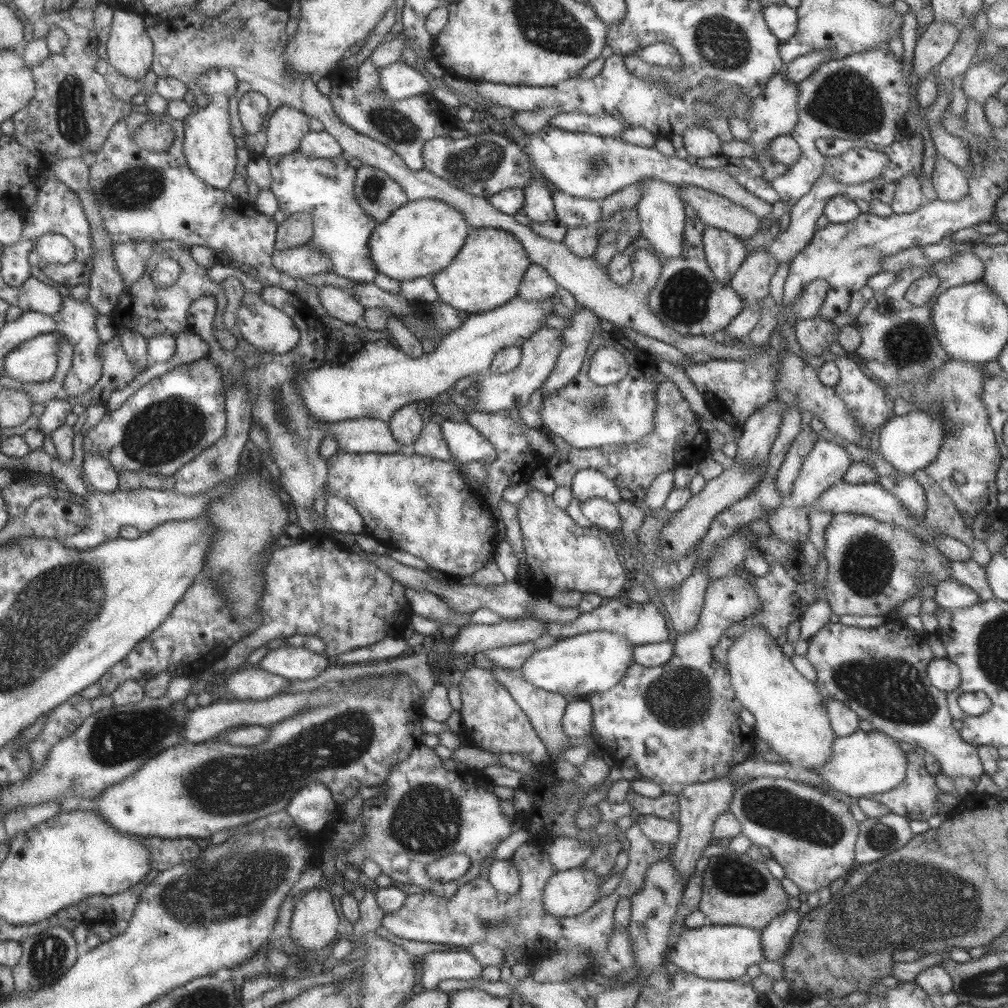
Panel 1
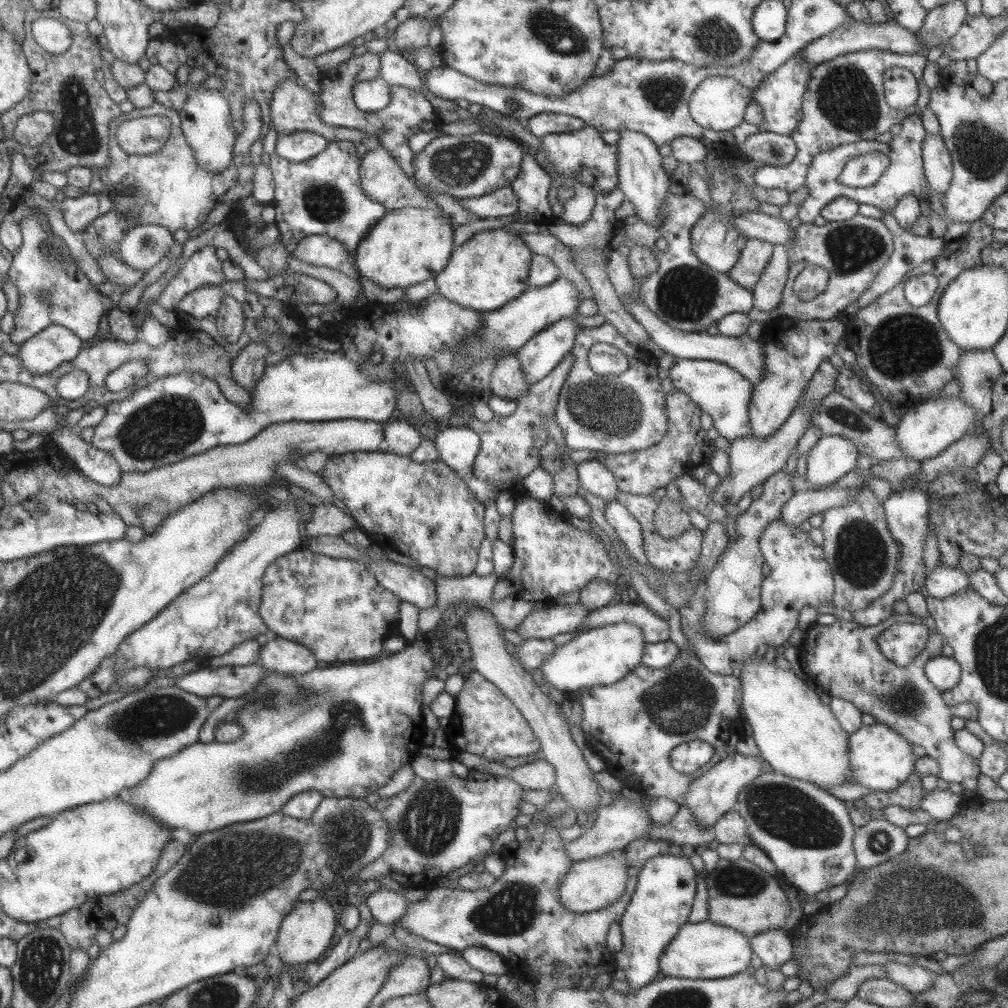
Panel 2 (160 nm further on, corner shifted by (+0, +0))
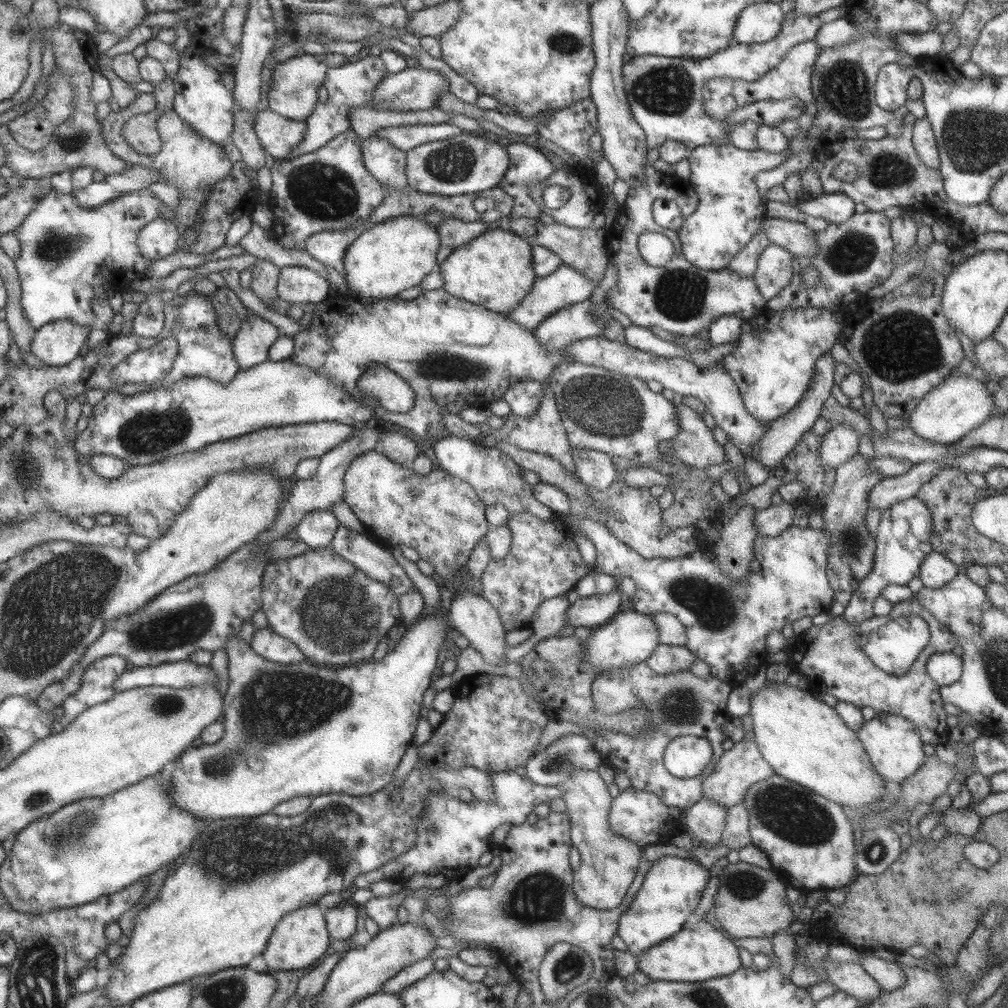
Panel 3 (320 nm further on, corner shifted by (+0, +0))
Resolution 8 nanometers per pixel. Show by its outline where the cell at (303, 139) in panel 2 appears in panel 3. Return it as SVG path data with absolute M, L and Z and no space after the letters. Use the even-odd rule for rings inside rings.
M259 109L255 114L253 131L261 149L275 160L284 159L305 134L305 122L281 118L271 110Z

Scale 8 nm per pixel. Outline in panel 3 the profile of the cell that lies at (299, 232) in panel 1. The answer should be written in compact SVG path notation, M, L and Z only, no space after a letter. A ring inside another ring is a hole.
M256 259L256 263L251 266L251 282L248 286L259 300L267 307L272 306L272 302L278 298L276 293L276 282L278 281L279 267L265 259Z

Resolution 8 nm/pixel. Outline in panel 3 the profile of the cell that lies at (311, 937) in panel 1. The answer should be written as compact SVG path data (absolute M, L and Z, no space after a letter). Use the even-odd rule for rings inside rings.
M317 904L309 905L282 916L260 955L269 970L306 970L321 961L329 946L329 940L323 909Z

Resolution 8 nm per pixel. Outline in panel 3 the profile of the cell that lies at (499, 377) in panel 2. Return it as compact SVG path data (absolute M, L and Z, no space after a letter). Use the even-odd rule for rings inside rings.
M536 380L514 382L501 398L508 404L511 414L525 419L539 408L543 398L543 384Z

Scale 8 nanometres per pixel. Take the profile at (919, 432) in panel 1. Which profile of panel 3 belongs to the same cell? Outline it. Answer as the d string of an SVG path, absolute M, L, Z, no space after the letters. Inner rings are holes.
M955 368L949 376L919 399L915 410L907 418L907 426L922 439L951 445L990 418L994 410L993 389L990 387L992 386L985 384L985 380L958 374Z

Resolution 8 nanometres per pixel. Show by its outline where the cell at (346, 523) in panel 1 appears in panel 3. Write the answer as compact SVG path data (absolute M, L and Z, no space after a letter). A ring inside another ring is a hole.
M329 510L308 512L294 526L297 540L308 548L327 547L339 523Z

